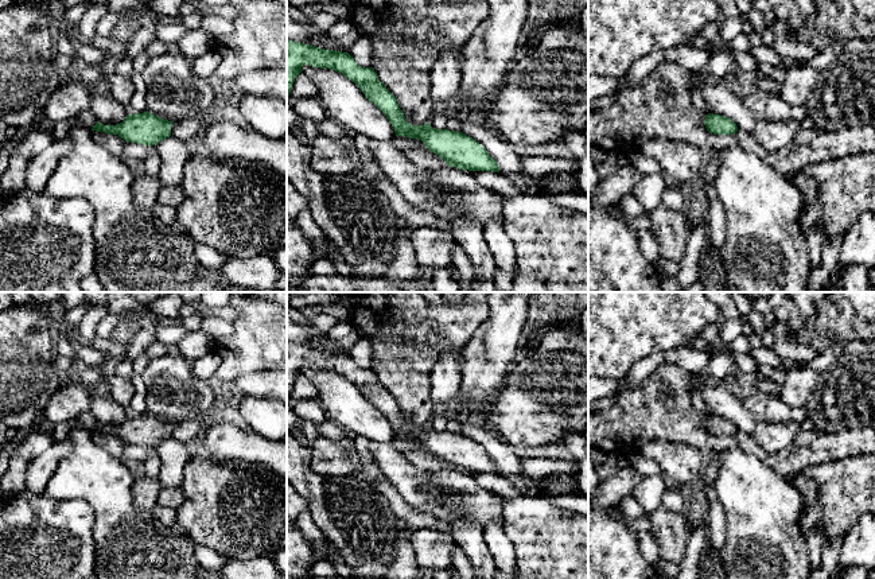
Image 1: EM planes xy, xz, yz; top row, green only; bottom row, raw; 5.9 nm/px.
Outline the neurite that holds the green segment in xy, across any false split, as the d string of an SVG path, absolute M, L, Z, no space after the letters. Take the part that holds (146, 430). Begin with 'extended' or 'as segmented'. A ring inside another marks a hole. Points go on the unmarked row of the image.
as segmented; M147 412L144 415L128 416L122 424L116 427L104 427L97 423L92 432L118 436L131 444L156 447L159 443L171 438L172 424Z

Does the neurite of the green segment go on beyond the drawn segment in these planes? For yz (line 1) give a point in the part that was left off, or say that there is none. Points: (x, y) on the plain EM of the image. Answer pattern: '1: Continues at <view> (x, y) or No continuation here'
1: No continuation here

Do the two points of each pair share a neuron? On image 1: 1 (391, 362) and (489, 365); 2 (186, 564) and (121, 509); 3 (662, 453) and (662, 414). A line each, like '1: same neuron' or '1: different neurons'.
1: different neurons
2: same neuron
3: different neurons

